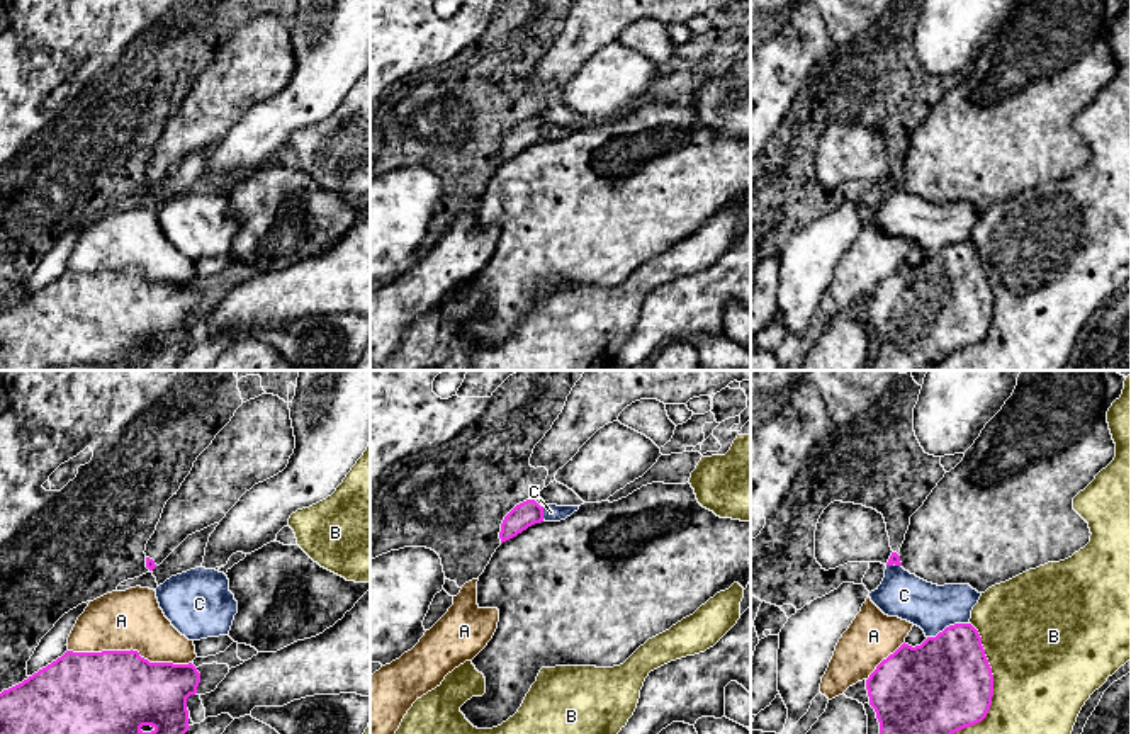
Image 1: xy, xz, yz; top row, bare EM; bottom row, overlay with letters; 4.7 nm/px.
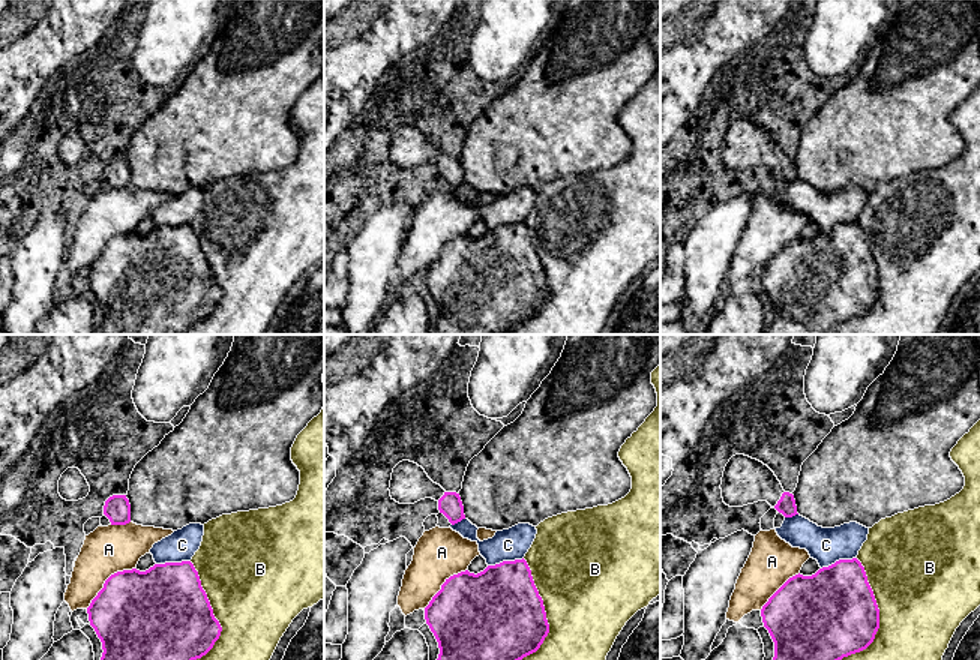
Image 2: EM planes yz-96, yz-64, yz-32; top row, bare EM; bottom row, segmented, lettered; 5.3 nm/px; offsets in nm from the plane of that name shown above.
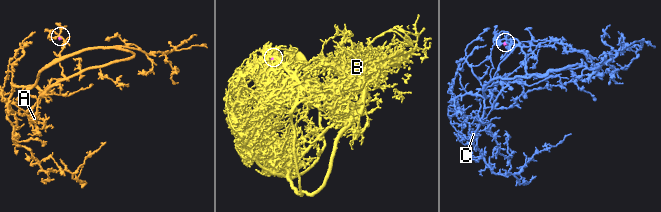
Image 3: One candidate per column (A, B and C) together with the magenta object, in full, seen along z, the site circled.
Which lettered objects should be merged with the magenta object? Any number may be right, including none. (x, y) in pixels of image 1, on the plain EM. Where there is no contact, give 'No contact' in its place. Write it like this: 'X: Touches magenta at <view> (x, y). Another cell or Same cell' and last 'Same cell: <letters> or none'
A: Touches magenta at xy (129, 271). Another cell
B: Touches magenta at yz (992, 315). Another cell
C: Touches magenta at yz (950, 245). Another cell
Same cell: none

